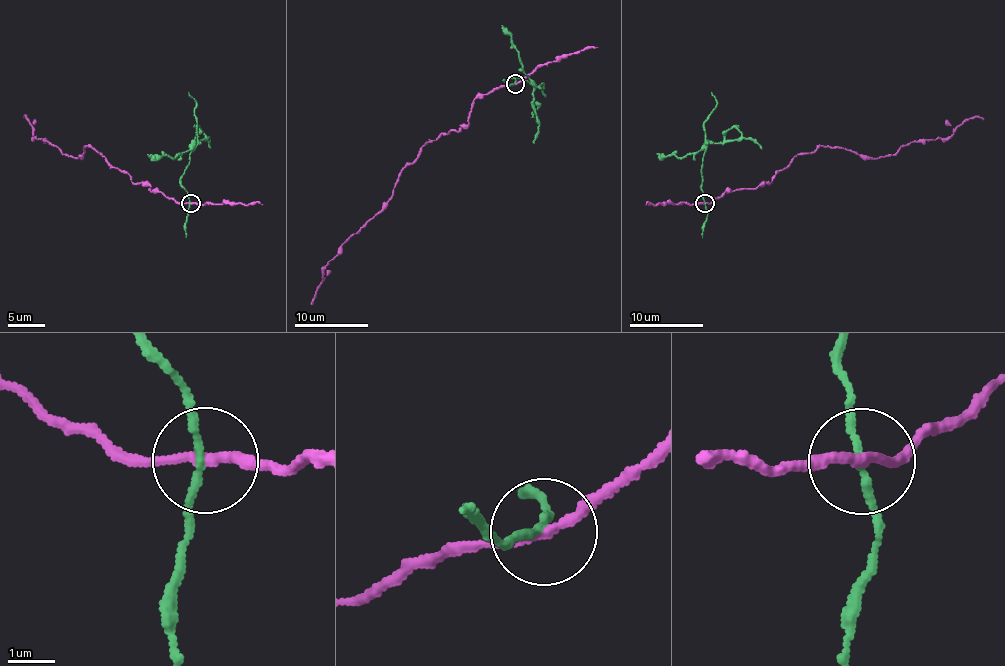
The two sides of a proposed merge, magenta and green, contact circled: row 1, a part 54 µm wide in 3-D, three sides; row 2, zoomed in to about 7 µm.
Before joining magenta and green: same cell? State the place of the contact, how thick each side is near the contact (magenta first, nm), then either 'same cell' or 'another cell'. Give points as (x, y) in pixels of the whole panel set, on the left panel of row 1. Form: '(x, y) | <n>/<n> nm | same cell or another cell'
(190, 203) | 200/140 nm | another cell

